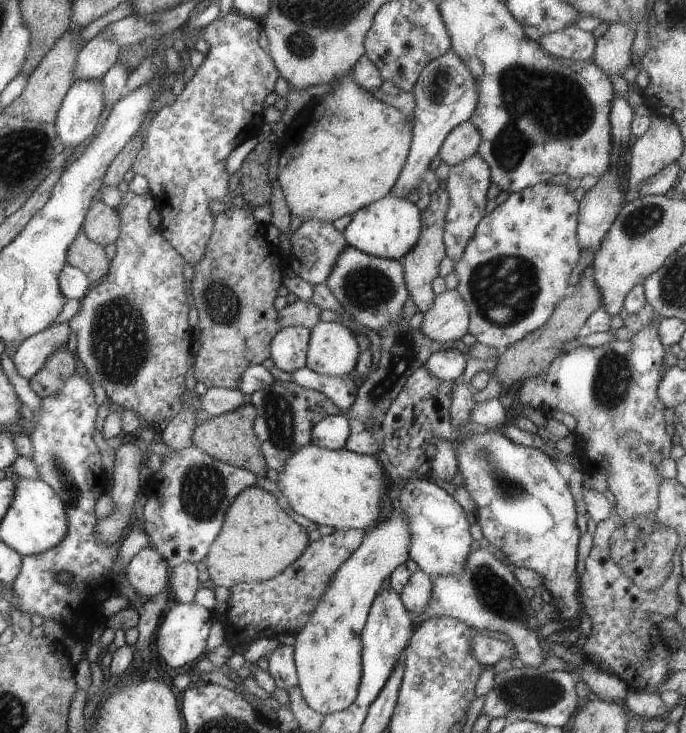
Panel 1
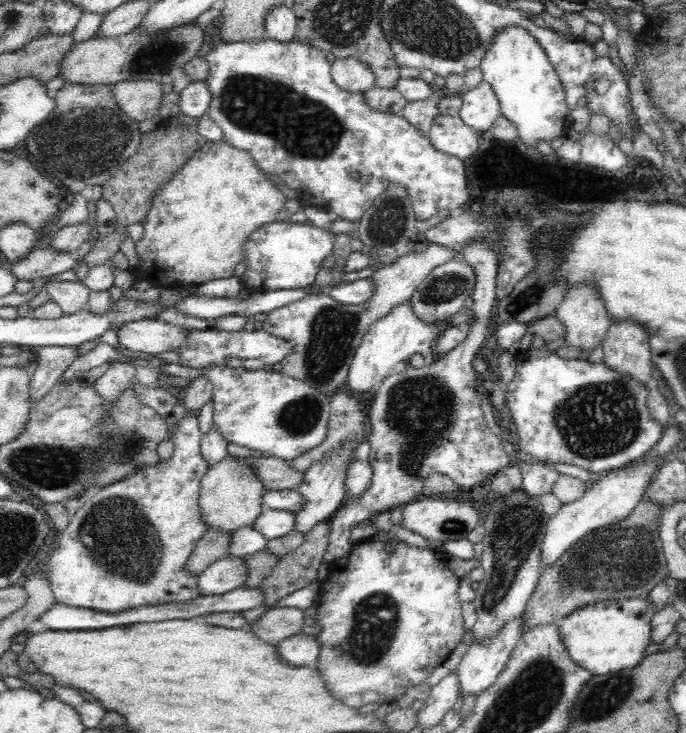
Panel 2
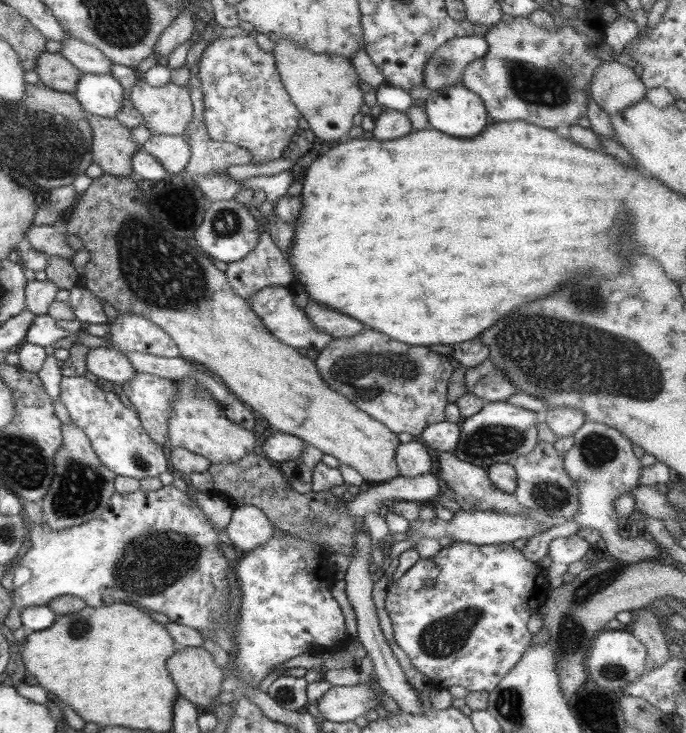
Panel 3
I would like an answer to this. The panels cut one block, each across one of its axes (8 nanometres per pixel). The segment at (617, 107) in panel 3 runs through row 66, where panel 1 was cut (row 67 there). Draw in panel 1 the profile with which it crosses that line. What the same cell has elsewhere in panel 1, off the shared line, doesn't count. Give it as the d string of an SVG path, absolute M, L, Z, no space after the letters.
M625 22L611 23L603 35L596 38L591 59L609 78L613 74L622 75L623 70L632 64L630 48L635 33L634 27Z

